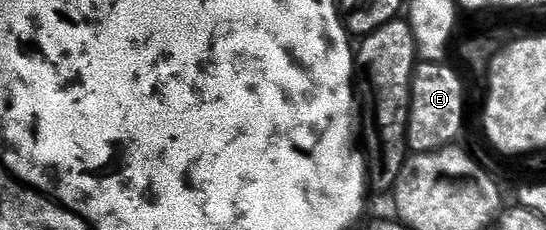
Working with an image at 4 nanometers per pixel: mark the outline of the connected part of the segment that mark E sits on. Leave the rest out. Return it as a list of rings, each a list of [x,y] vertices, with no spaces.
[[[418,62],[413,69],[413,89],[409,97],[409,130],[407,147],[410,152],[437,151],[458,142],[457,134],[465,123],[465,87],[461,79],[445,67],[444,62]]]

